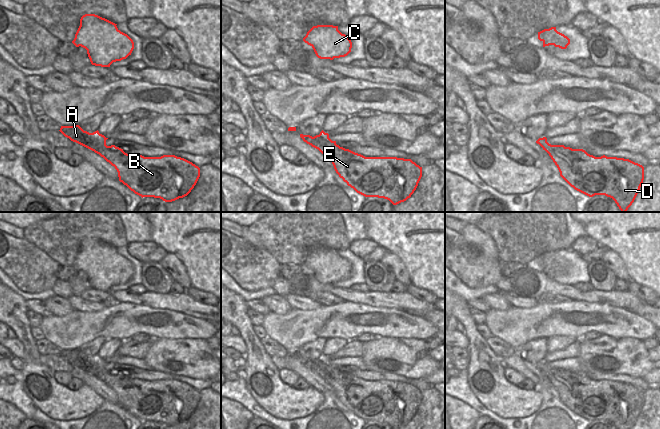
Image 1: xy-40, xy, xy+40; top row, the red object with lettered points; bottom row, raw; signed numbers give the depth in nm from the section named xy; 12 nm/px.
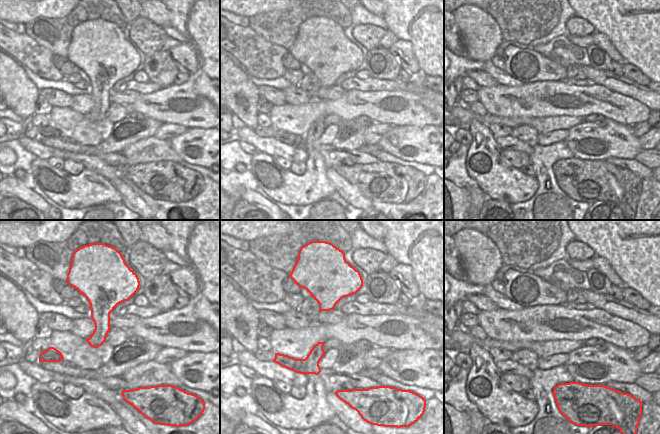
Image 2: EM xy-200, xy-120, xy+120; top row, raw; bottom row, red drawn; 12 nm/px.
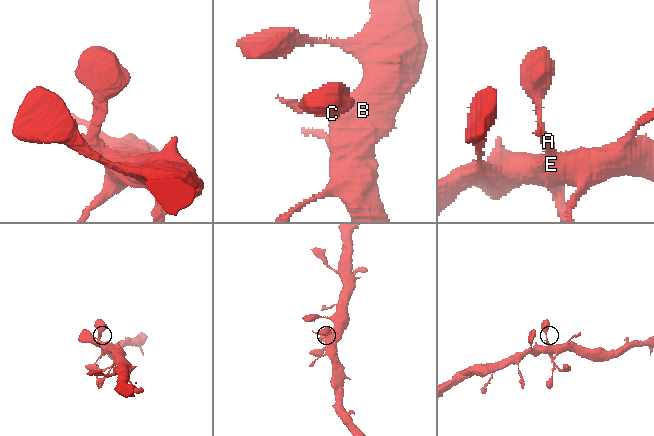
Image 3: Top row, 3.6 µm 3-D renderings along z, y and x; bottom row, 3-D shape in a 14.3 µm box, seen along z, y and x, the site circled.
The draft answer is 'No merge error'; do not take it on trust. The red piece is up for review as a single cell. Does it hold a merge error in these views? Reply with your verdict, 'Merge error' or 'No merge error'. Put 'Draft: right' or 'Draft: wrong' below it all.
No merge error
Draft: right

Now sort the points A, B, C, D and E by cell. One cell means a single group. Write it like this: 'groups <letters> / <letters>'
groups A B C D E

